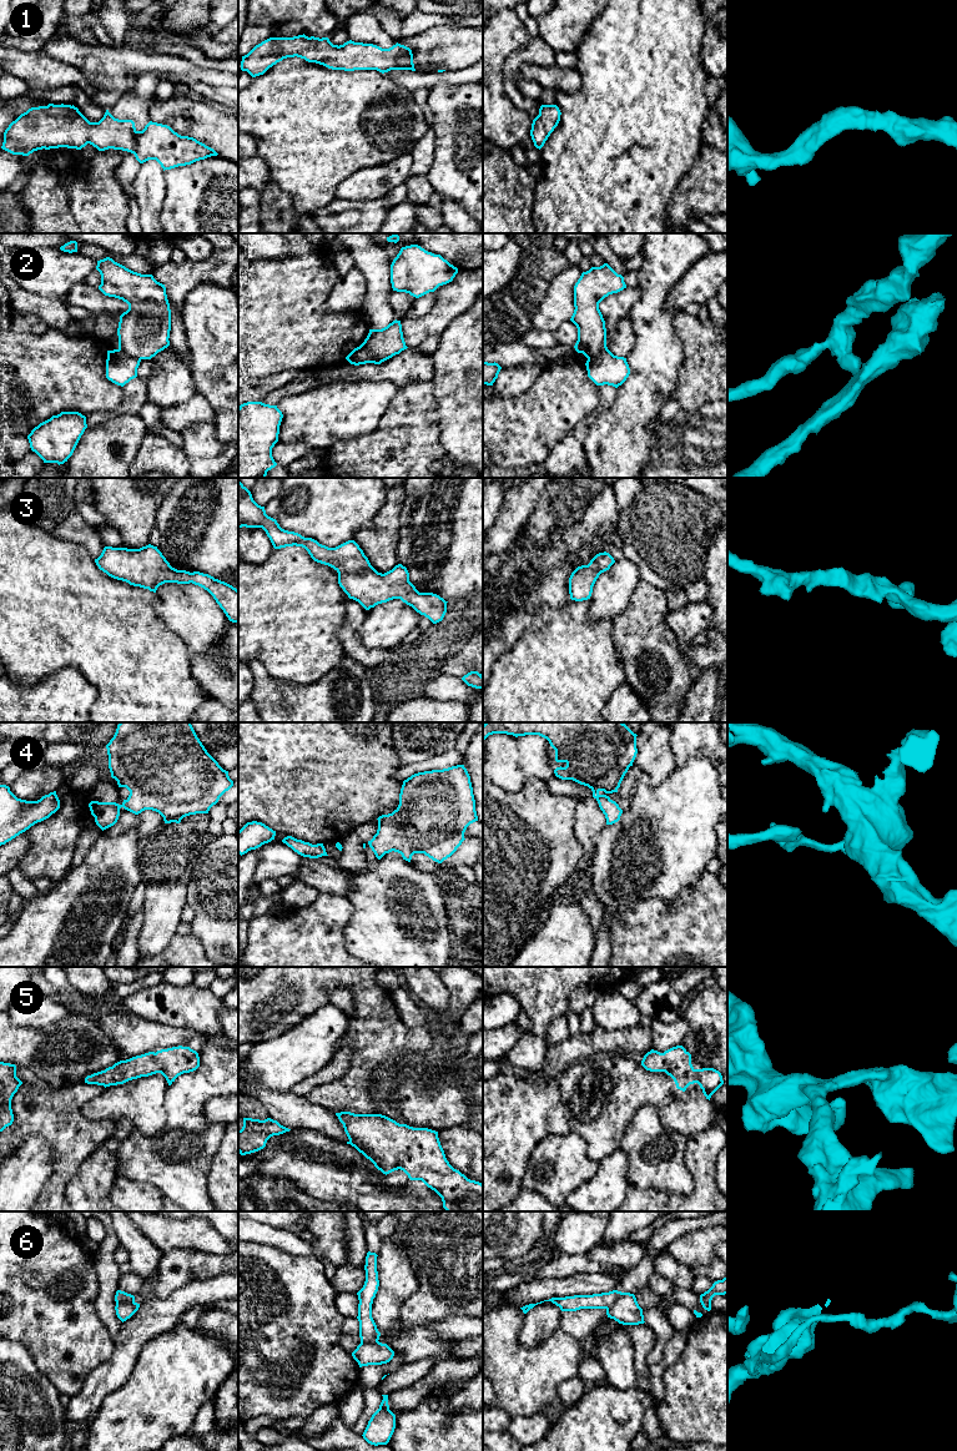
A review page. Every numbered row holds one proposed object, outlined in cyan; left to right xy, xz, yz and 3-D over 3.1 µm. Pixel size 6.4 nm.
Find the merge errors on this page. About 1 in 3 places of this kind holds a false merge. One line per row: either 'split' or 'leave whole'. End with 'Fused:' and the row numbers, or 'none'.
1: leave whole
2: split
3: leave whole
4: leave whole
5: leave whole
6: split
Fused: 2, 6

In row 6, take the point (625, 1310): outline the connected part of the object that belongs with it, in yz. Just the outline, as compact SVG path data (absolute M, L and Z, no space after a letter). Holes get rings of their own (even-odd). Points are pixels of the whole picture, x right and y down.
M619 1291L615 1303L606 1309L606 1315L623 1325L644 1324L643 1309L639 1306L636 1298L630 1293Z

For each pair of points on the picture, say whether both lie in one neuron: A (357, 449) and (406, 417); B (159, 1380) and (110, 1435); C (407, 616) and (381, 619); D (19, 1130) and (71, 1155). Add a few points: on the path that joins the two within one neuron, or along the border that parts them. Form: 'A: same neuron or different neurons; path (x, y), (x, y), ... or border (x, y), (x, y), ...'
A: same neuron; path (369, 449), (373, 449), (393, 429)
B: same neuron; path (154, 1394), (124, 1424)
C: same neuron; path (401, 618), (387, 619)
D: same neuron; path (33, 1129), (46, 1129), (59, 1142)

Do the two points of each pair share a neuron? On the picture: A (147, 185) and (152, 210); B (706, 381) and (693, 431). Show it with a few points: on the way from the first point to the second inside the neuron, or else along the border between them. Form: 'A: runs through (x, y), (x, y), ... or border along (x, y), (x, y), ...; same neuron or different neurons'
A: runs through (150, 191), (150, 203); same neuron
B: border along (714, 399), (694, 409), (683, 409); different neurons

